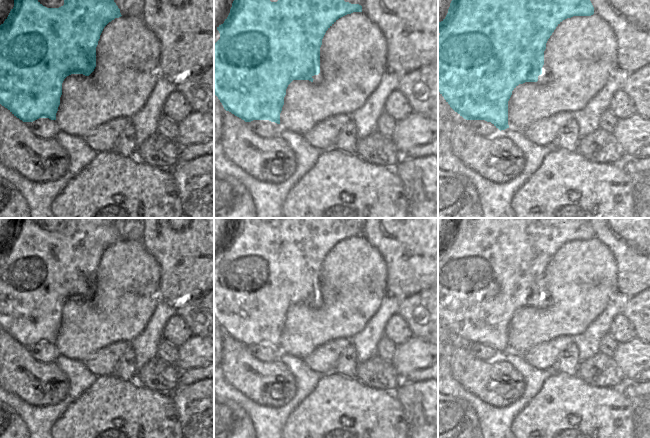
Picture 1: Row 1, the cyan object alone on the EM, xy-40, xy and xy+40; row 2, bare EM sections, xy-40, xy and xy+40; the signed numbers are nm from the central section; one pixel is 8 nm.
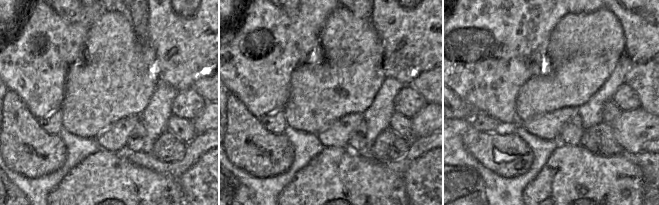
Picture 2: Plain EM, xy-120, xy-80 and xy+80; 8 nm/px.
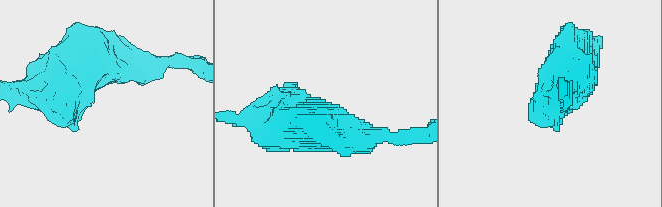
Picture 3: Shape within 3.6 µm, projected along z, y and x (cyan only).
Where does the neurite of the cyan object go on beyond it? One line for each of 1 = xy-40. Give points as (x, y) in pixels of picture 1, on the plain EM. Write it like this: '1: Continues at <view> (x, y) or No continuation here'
1: No continuation here

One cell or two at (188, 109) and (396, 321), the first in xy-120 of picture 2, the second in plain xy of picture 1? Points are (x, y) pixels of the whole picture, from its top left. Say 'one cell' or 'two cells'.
one cell

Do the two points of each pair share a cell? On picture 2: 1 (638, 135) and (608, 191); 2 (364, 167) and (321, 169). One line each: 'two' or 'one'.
1: two
2: one

